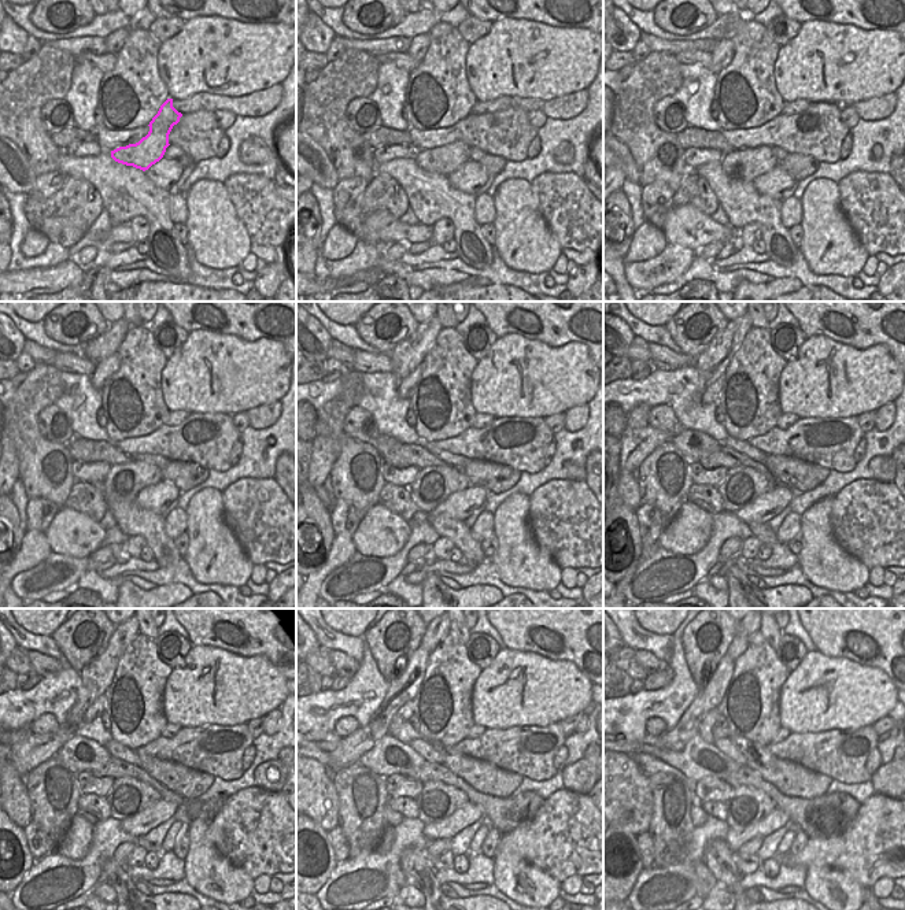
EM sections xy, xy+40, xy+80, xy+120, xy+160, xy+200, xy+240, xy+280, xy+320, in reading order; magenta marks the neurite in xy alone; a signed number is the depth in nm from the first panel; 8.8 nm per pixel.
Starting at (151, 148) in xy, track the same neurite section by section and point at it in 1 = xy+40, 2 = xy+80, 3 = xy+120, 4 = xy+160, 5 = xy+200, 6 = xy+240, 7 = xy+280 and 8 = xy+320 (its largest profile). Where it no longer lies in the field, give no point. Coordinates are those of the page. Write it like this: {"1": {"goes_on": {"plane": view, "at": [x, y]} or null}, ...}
{"1": {"goes_on": {"plane": "xy+40", "at": [444, 161]}}, "2": {"goes_on": {"plane": "xy+80", "at": [745, 165]}}, "3": {"goes_on": {"plane": "xy+120", "at": [124, 481]}}, "4": {"goes_on": {"plane": "xy+160", "at": [433, 484]}}, "5": {"goes_on": {"plane": "xy+200", "at": [741, 485]}}, "6": {"goes_on": {"plane": "xy+240", "at": [128, 796]}}, "7": {"goes_on": {"plane": "xy+280", "at": [438, 801]}}, "8": {"goes_on": {"plane": "xy+320", "at": [747, 806]}}}

